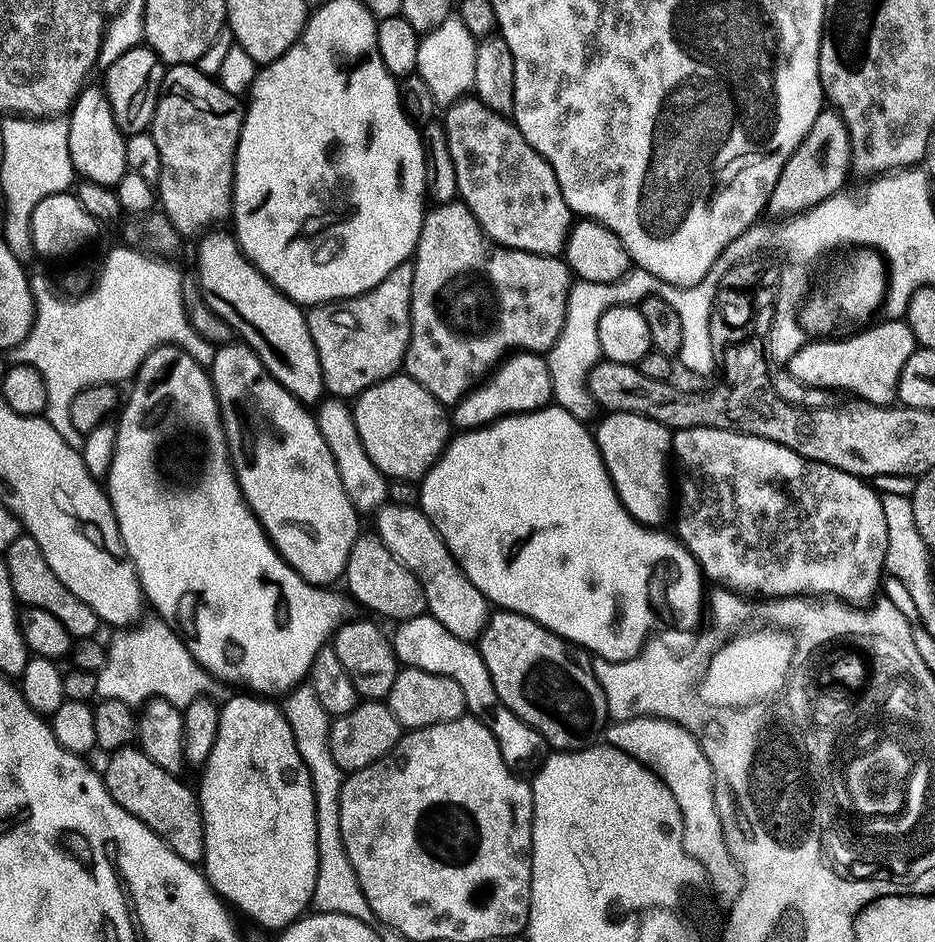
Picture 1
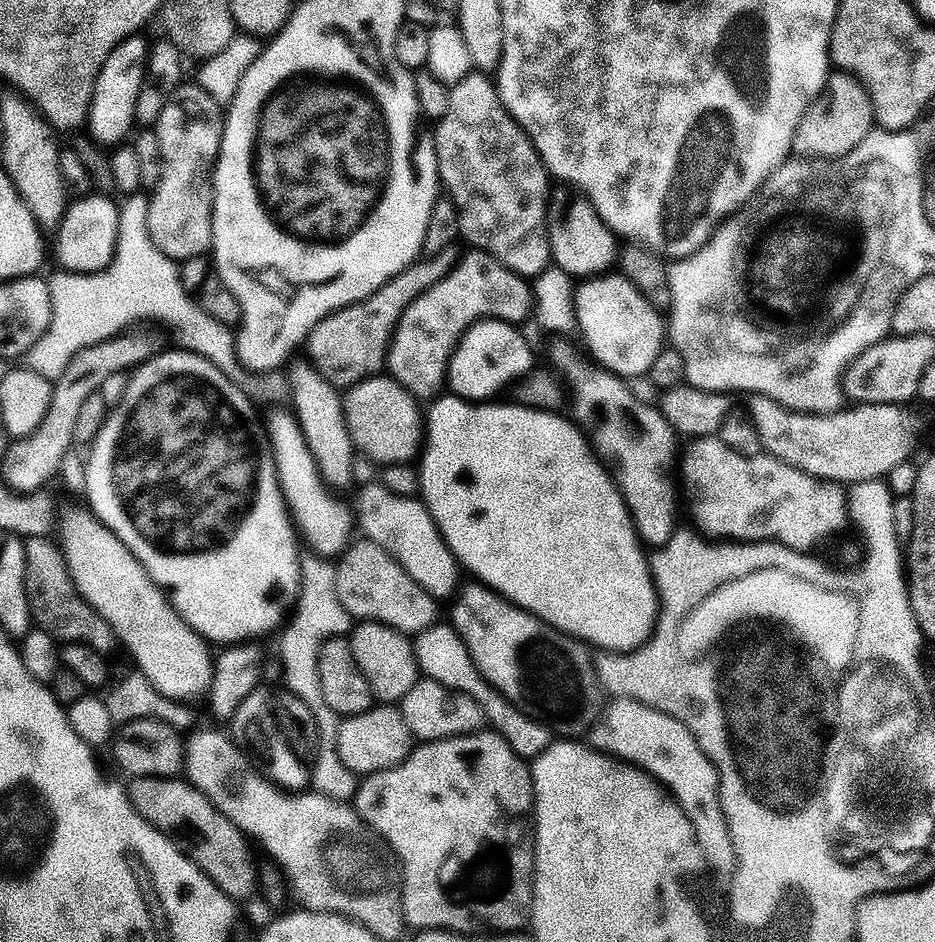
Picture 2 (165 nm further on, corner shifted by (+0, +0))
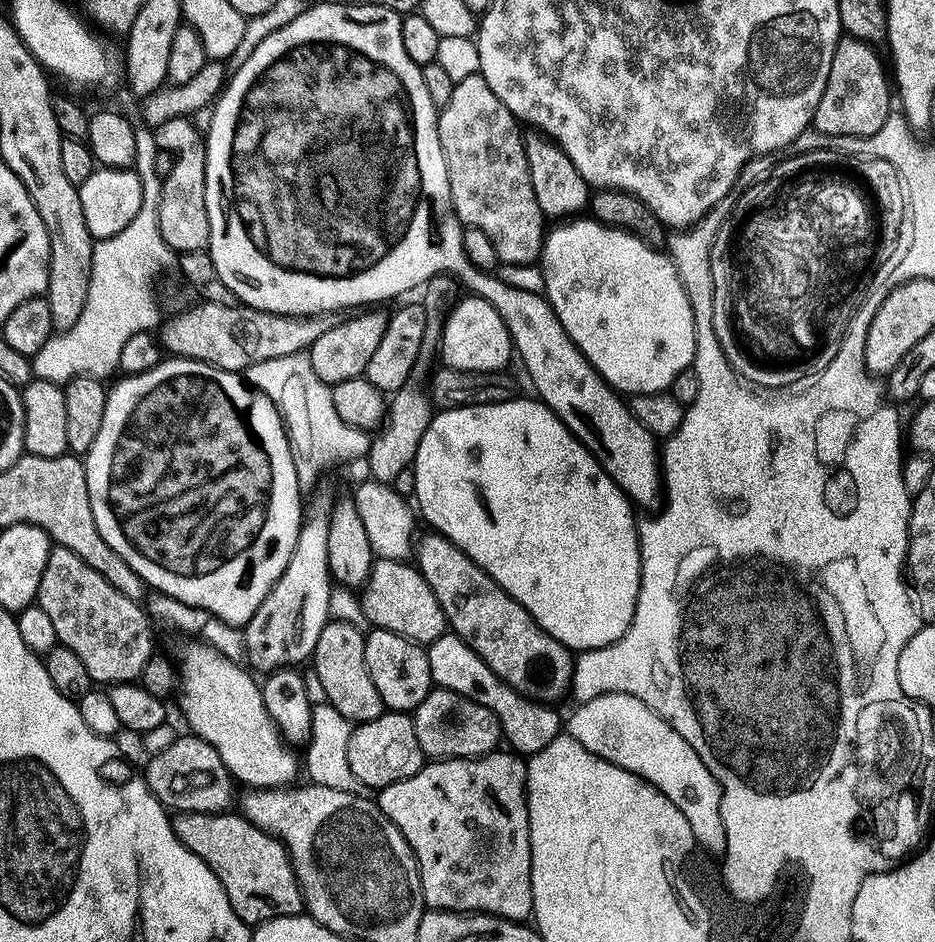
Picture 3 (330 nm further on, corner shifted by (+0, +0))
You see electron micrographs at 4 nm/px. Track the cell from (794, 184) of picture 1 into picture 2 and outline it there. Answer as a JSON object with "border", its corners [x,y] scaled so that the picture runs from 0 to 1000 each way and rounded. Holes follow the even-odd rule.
{"border":[[[897,74],[887,75],[886,82],[881,85],[881,93],[876,100],[864,109],[864,115],[856,122],[853,134],[849,138],[846,160],[852,167],[889,167],[905,163],[906,160],[913,158],[922,148],[935,135],[935,124],[933,121],[933,105],[928,103],[928,98],[907,76]]]}

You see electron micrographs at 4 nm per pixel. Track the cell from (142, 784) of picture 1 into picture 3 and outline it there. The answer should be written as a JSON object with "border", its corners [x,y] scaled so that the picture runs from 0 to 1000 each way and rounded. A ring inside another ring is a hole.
{"border":[[[251,861],[194,862],[183,867],[186,885],[216,915],[229,924],[237,945],[246,953],[246,962],[255,975],[266,983],[281,981],[294,972],[320,972],[326,967],[325,950],[317,935],[312,913],[301,892],[281,883]]]}

